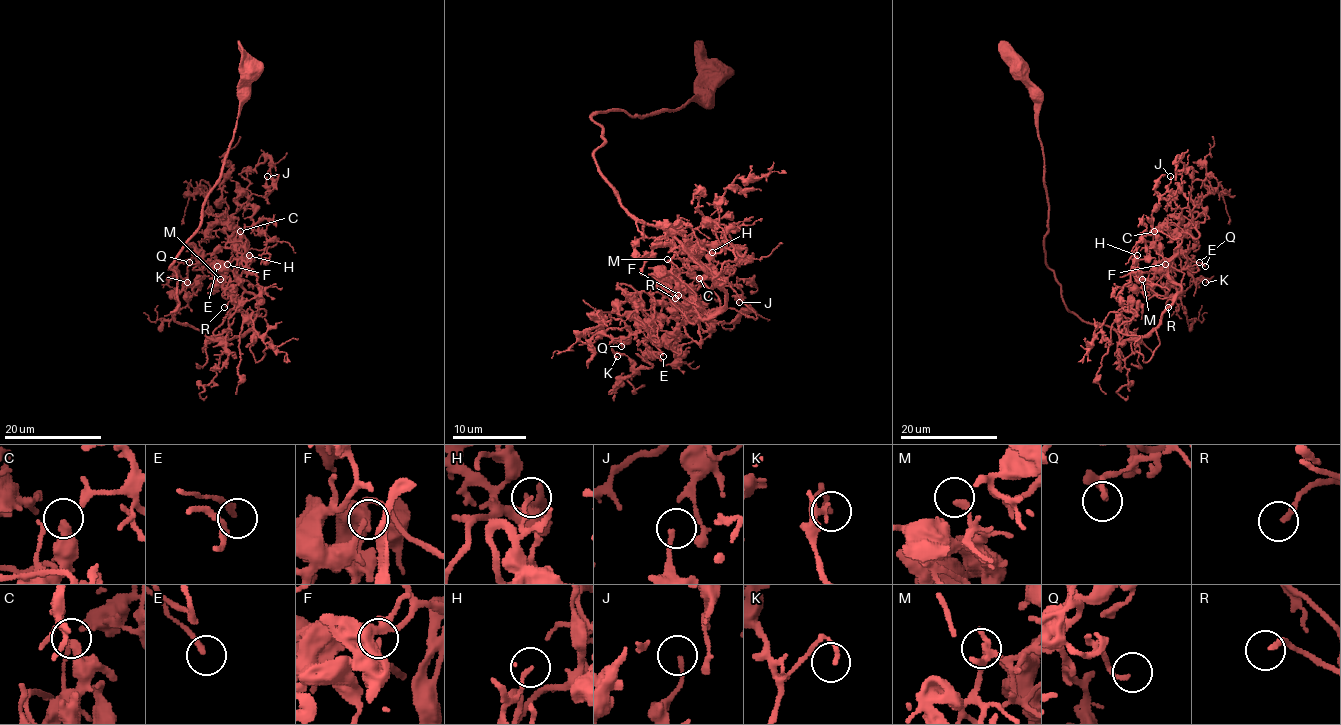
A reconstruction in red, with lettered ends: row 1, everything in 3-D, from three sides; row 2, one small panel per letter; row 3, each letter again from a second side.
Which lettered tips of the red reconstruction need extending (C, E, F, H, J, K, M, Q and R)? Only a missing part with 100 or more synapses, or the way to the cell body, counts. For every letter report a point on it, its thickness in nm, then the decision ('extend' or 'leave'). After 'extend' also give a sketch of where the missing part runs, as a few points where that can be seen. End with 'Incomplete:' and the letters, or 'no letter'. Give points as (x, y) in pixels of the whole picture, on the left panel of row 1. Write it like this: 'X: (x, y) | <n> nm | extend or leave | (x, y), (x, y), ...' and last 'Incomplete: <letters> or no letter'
C: (240, 231) | 260 nm | leave
E: (217, 266) | 200 nm | leave
F: (227, 264) | 240 nm | leave
H: (249, 255) | 170 nm | leave
J: (267, 176) | 110 nm | leave
K: (187, 282) | 160 nm | leave
M: (220, 279) | 200 nm | leave
Q: (189, 262) | 150 nm | leave
R: (224, 307) | 200 nm | extend | (224, 307), (232, 313), (228, 331), (215, 313), (201, 309), (178, 336), (160, 331), (154, 339)
Incomplete: R

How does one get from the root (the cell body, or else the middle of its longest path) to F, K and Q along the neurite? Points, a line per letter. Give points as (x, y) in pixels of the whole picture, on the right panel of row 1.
F: (1018, 71), (1044, 155), (1045, 264), (1064, 305), (1121, 342), (1132, 291), (1149, 298), (1165, 264)
K: (1018, 71), (1064, 305), (1121, 342), (1120, 314), (1135, 288), (1154, 293), (1163, 263), (1189, 249), (1205, 282)
Q: (1018, 71), (1044, 155), (1045, 264), (1064, 305), (1121, 342), (1132, 291), (1149, 298), (1176, 254), (1199, 262)

